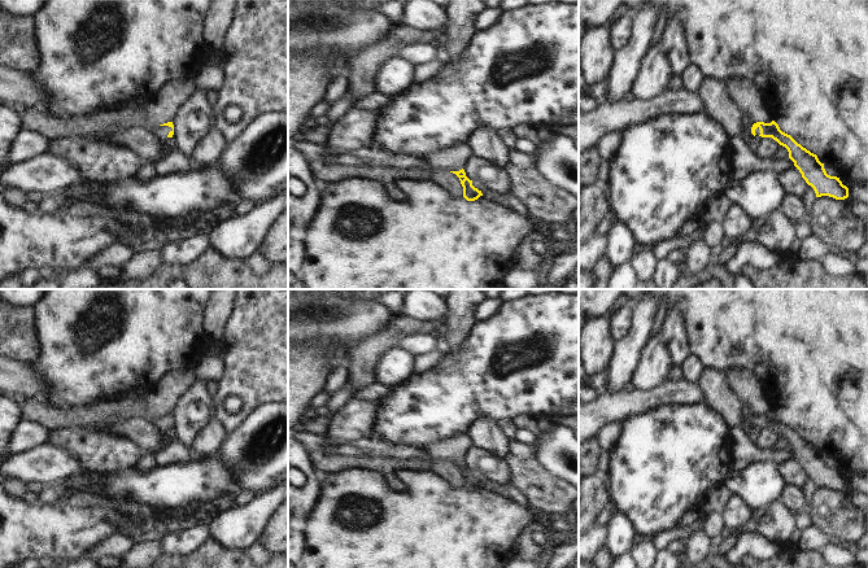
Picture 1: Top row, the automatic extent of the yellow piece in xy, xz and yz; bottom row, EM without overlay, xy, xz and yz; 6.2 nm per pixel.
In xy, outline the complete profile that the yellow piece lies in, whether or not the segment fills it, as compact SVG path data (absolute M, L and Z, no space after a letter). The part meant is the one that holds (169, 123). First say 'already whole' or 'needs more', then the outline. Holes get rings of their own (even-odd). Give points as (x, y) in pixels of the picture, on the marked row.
needs more | M167 122L167 123L157 126L156 128L151 131L163 143L166 137L173 137L174 124L173 122Z

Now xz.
needs more | M458 143L455 145L420 157L427 160L433 167L444 169L455 174L463 187L463 197L467 201L475 201L483 196L483 193L472 185L472 180L466 176L463 170L463 165L470 156L471 150L467 143Z

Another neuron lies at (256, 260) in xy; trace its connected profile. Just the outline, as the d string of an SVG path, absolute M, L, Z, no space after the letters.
M258 250L252 252L245 261L256 274L263 274L271 267L270 261Z

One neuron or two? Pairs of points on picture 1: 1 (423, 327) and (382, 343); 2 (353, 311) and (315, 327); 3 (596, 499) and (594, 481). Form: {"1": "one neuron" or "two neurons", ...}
{"1": "one neuron", "2": "one neuron", "3": "one neuron"}

